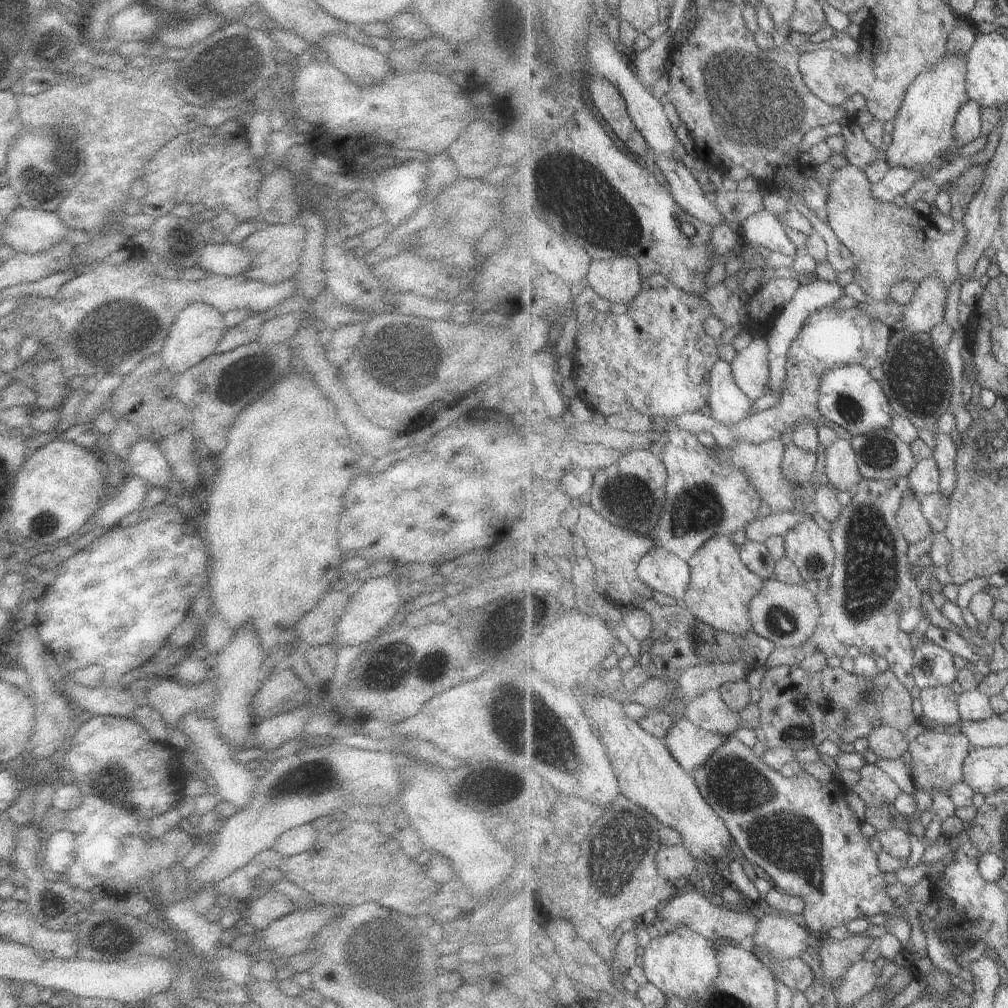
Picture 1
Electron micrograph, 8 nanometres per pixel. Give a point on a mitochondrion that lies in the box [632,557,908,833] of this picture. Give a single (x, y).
(781, 621)

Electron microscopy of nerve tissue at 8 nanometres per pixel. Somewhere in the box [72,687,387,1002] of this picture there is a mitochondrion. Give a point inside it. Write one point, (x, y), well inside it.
(116, 789)

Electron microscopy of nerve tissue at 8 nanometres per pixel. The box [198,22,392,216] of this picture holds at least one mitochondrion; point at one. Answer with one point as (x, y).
(230, 70)

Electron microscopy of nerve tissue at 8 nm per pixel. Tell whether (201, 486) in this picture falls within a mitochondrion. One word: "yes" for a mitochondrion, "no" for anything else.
no

